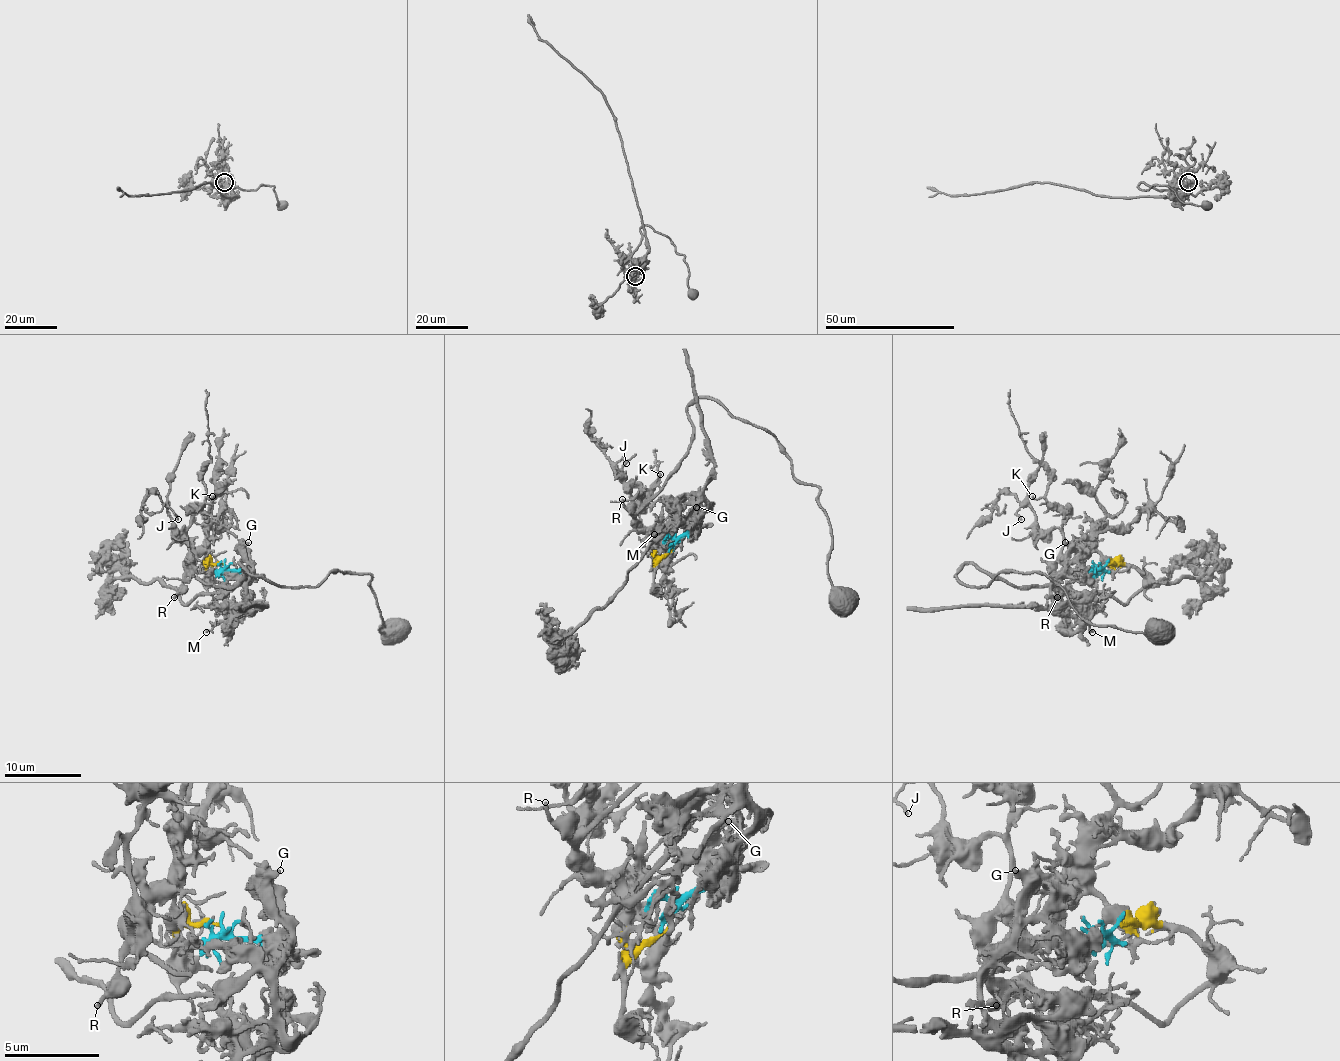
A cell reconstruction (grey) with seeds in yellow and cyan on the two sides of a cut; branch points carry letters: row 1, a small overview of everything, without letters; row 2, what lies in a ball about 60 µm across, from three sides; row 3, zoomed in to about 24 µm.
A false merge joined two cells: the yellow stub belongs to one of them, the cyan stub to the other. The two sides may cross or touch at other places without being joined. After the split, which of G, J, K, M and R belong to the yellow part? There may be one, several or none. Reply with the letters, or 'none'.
J, K, R

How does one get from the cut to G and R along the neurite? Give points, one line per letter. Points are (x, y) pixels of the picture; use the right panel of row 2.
G: (1106, 563), (1097, 569), (1087, 569), (1068, 557), (1068, 546), (1064, 542)
R: (1106, 563), (1114, 563), (1093, 549), (1079, 565), (1068, 588), (1056, 597)

